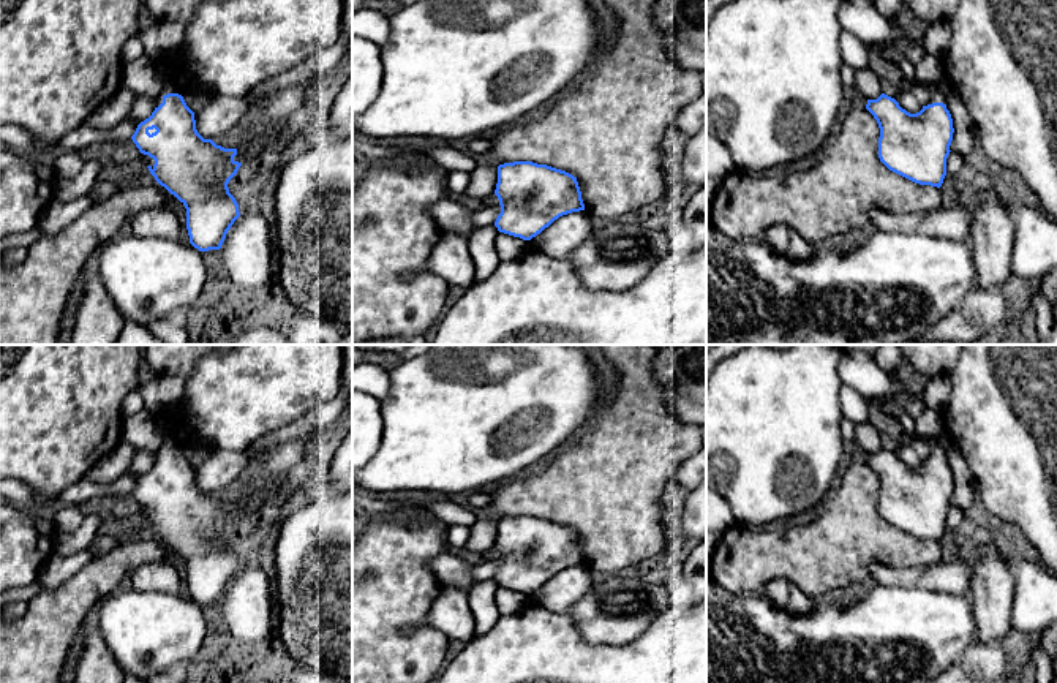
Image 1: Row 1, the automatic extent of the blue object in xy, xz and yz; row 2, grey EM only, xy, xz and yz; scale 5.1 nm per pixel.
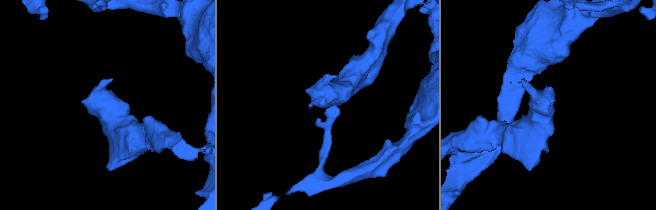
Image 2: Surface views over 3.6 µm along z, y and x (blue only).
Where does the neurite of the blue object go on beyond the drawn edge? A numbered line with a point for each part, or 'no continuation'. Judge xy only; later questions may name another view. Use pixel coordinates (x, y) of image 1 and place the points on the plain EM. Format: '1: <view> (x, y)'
1: xy (169, 441)

